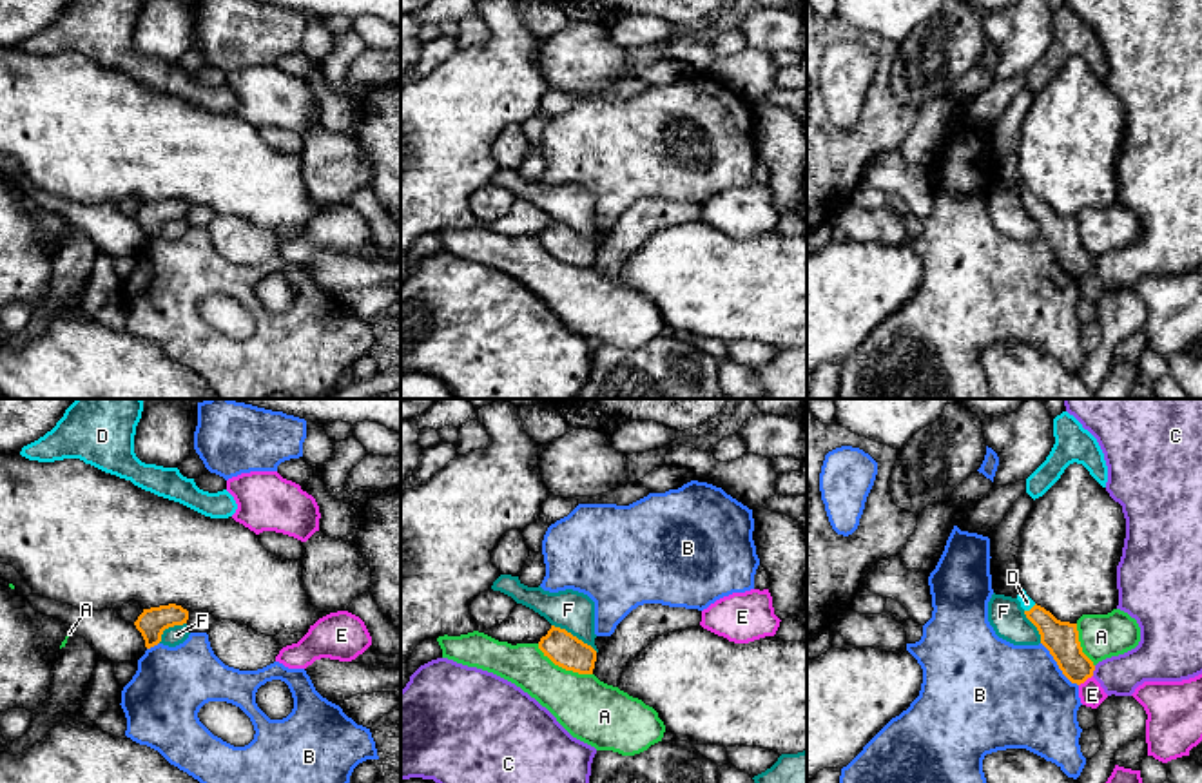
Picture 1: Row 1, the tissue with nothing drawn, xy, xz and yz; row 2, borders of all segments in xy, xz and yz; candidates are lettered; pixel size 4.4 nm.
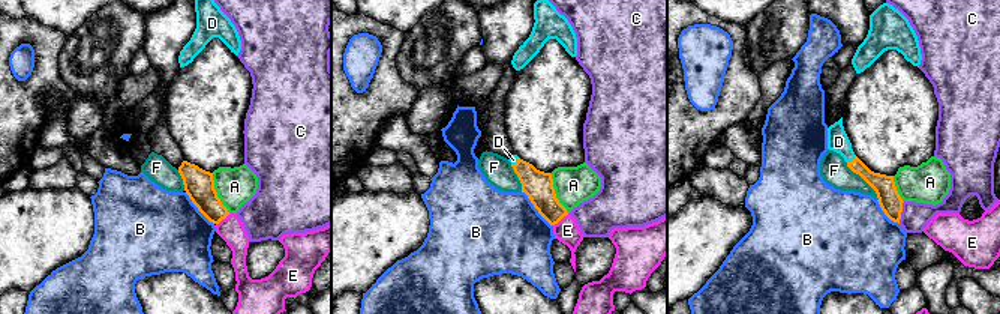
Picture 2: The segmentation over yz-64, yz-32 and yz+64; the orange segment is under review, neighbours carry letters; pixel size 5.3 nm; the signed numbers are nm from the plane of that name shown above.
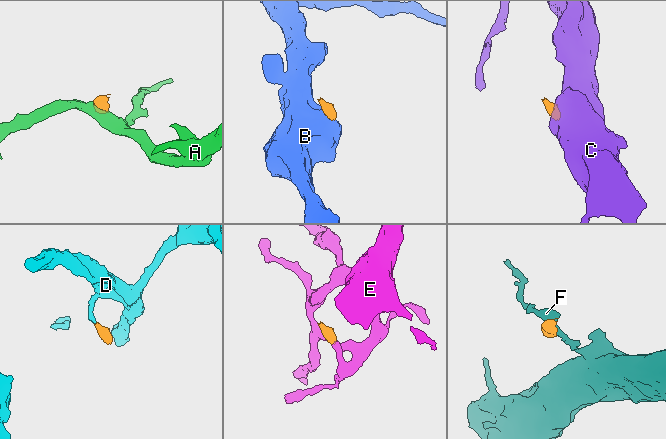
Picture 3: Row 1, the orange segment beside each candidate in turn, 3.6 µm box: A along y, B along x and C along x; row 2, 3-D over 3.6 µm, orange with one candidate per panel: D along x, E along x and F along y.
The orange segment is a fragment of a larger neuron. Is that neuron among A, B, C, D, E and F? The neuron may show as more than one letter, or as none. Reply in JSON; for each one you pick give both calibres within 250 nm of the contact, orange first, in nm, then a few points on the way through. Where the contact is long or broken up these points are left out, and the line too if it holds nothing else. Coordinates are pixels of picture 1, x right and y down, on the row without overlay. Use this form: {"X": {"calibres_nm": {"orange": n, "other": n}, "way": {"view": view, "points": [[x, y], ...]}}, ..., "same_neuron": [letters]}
{"D": {"calibres_nm": {"orange": 160, "other": 60}, "way": {"view": "yz", "points": [[1061, 232], [1032, 202], [1027, 196]]}}, "same_neuron": ["D"]}

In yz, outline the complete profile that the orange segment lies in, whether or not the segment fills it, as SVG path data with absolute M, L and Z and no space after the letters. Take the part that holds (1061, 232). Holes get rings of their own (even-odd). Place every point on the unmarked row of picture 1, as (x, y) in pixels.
M1024 183L1017 188L1026 212L1037 221L1041 237L1050 245L1062 268L1071 277L1084 277L1093 270L1095 259L1082 246L1077 218L1061 216L1050 205L1037 199Z

